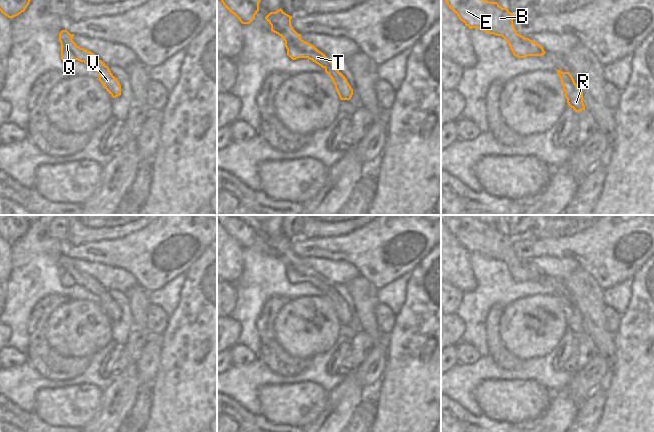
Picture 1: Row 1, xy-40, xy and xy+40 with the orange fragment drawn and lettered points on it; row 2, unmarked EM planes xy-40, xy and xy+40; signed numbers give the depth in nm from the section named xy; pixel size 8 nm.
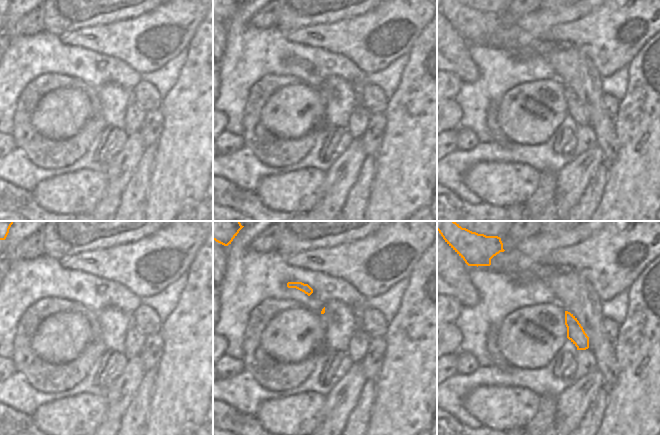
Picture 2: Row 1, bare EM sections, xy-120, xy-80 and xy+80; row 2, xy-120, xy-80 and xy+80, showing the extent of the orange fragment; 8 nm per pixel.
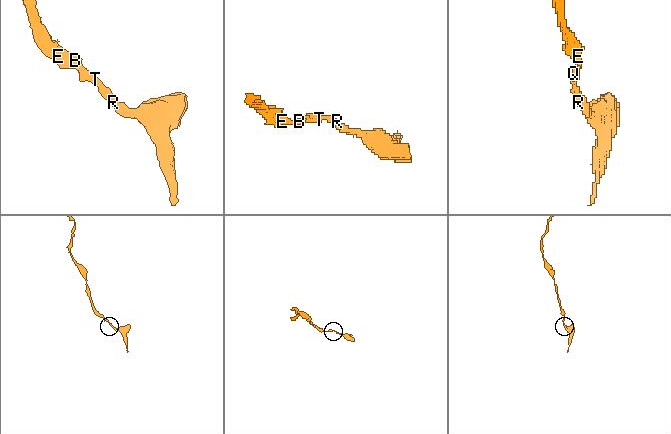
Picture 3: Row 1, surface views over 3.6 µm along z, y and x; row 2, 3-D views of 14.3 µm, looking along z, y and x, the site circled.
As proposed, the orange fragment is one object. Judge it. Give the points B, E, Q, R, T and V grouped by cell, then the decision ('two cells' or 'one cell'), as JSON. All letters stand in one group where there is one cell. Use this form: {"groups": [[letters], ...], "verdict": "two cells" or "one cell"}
{"groups": [["B", "E", "Q", "R", "T", "V"]], "verdict": "one cell"}

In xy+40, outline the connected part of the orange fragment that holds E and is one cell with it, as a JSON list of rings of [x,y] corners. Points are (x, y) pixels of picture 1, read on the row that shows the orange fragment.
[[[445,0],[445,2],[469,29],[478,28],[488,34],[502,36],[514,56],[526,58],[546,53],[542,46],[517,33],[513,25],[515,15],[497,2],[488,0]]]

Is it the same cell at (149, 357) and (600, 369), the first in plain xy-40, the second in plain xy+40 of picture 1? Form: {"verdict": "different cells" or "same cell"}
{"verdict": "same cell"}

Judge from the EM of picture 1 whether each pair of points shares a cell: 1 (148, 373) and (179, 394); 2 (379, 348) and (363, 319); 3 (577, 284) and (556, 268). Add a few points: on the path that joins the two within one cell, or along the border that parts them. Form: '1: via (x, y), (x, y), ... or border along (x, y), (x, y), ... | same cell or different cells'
1: border along (161, 355), (157, 374), (150, 383) | different cells
2: border along (386, 339), (375, 342) | different cells
3: border along (579, 266), (560, 283) | different cells

